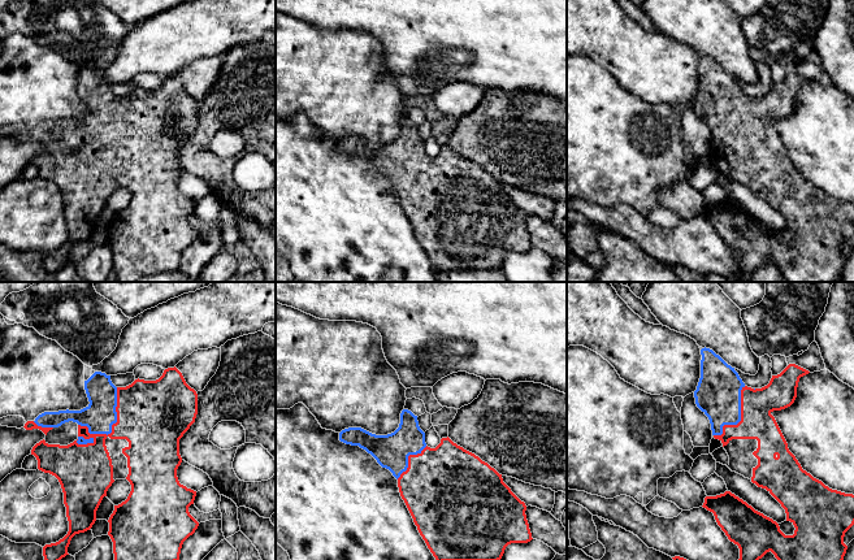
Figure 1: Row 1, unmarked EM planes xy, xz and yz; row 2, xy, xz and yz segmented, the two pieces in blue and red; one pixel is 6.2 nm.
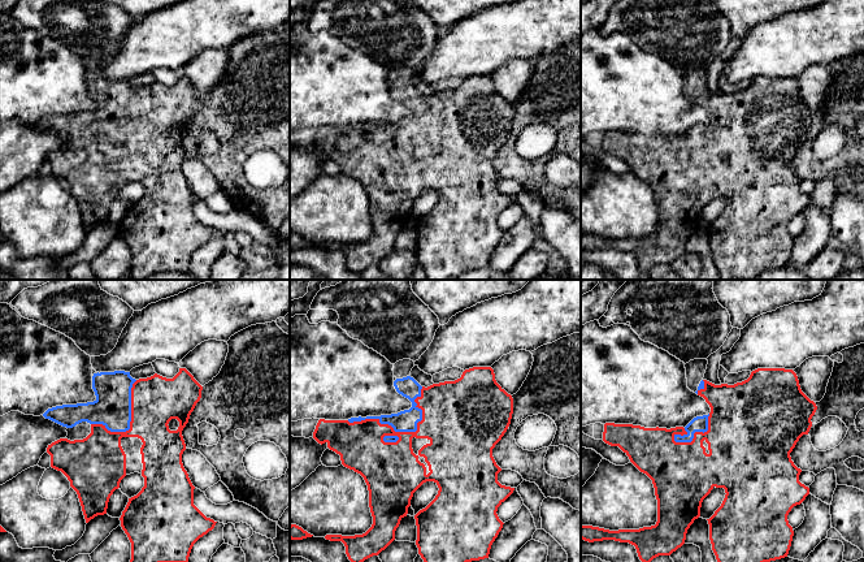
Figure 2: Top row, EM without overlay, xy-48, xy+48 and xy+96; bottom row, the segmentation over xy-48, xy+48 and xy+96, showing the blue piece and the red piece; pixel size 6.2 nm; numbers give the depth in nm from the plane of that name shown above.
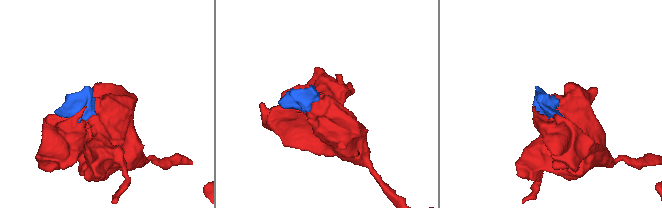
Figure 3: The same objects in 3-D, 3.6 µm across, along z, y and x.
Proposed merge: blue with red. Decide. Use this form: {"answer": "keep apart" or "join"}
{"answer": "join"}

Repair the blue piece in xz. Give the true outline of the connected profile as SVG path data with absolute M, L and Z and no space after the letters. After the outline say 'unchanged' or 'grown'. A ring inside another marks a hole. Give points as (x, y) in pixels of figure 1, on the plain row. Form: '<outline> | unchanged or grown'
M402 120L399 136L391 143L376 144L361 136L348 136L339 142L339 149L365 159L382 177L393 182L420 244L438 272L498 270L508 253L533 248L525 223L526 214L503 191L502 183L448 146L442 147L435 157L428 156L417 125L411 120Z | grown

